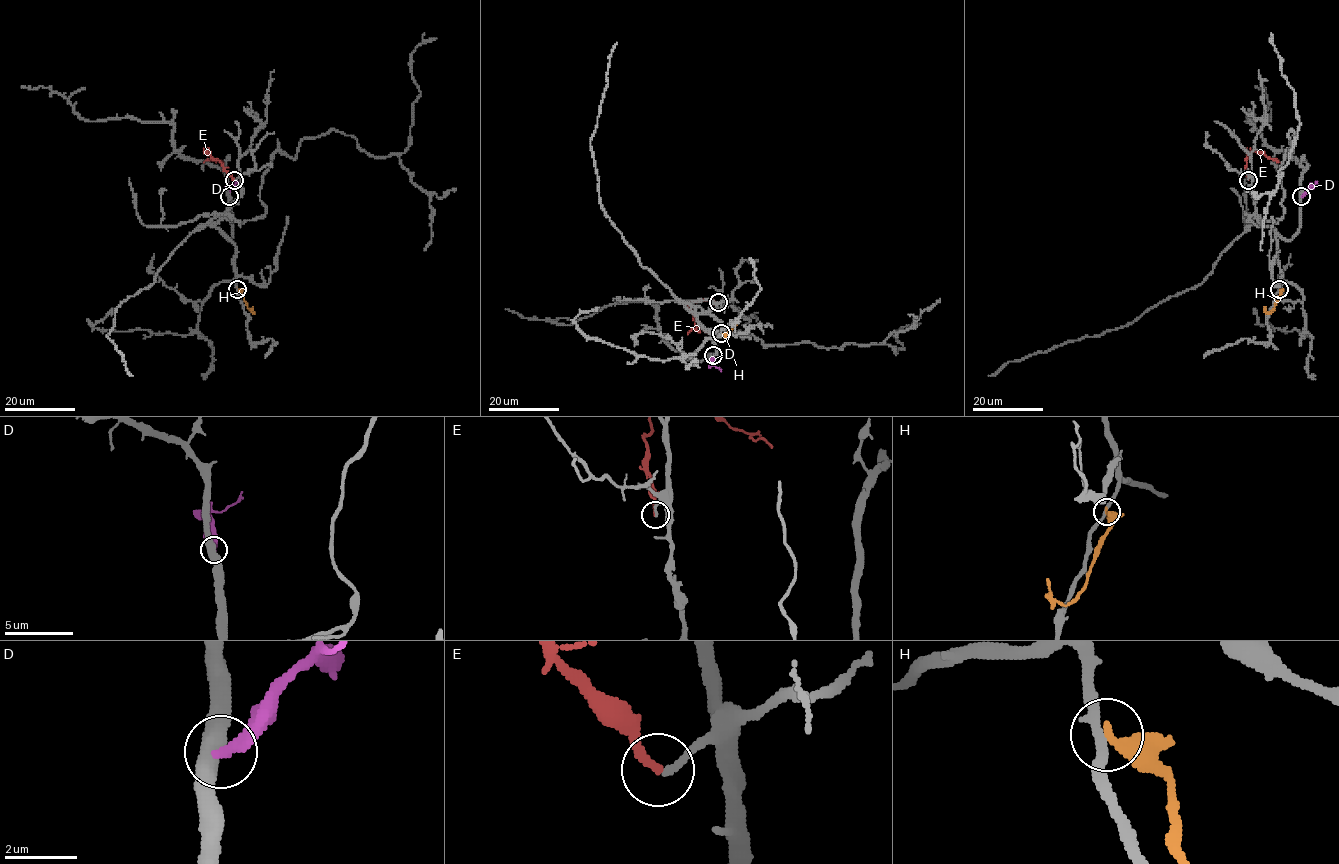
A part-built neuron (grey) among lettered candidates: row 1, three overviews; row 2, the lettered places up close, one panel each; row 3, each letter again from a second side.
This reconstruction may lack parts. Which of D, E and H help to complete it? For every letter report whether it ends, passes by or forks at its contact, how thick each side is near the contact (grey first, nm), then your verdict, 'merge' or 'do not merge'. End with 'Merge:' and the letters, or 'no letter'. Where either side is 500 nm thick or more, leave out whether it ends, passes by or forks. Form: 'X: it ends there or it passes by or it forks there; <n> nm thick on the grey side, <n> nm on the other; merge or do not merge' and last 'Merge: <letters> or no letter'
D: 500 nm thick on the grey side, 320 nm on the other; do not merge
E: it ends there; 170 nm thick on the grey side, 220 nm on the other; do not merge
H: it ends there; 260 nm thick on the grey side, 320 nm on the other; do not merge
Merge: no letter

